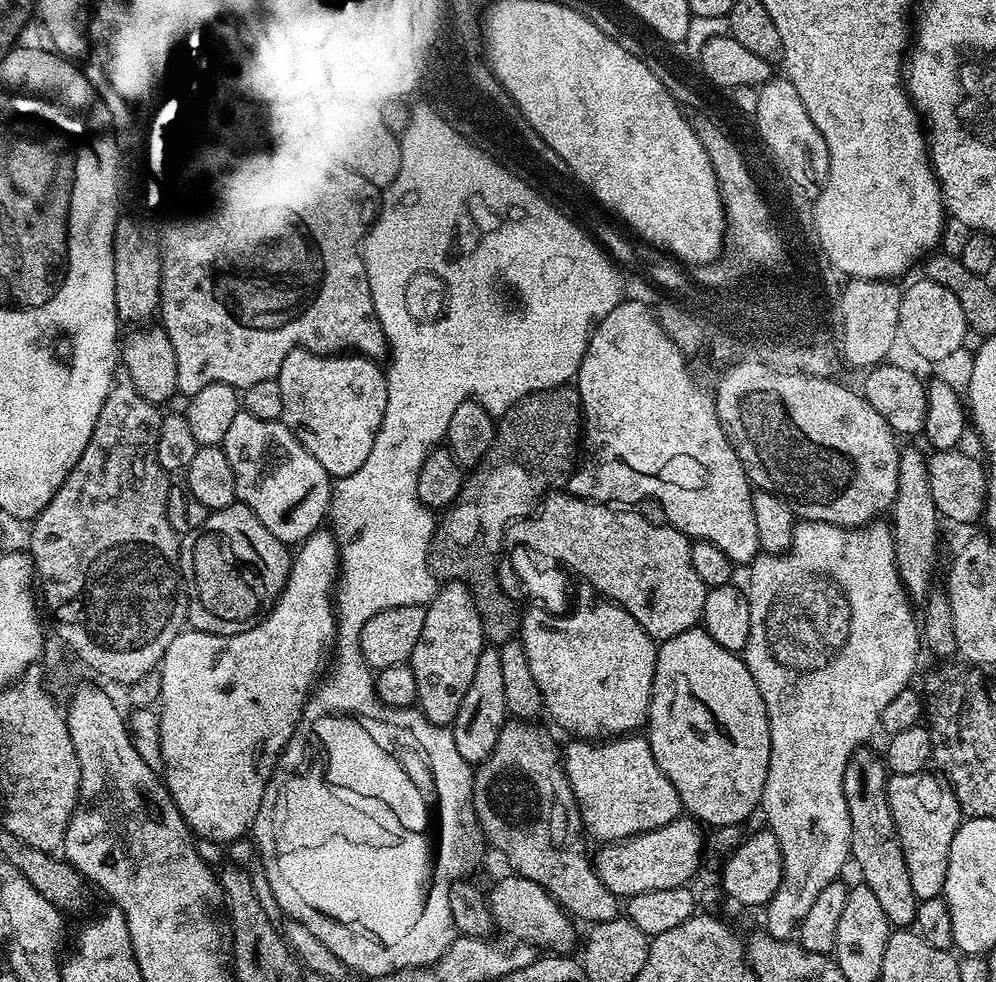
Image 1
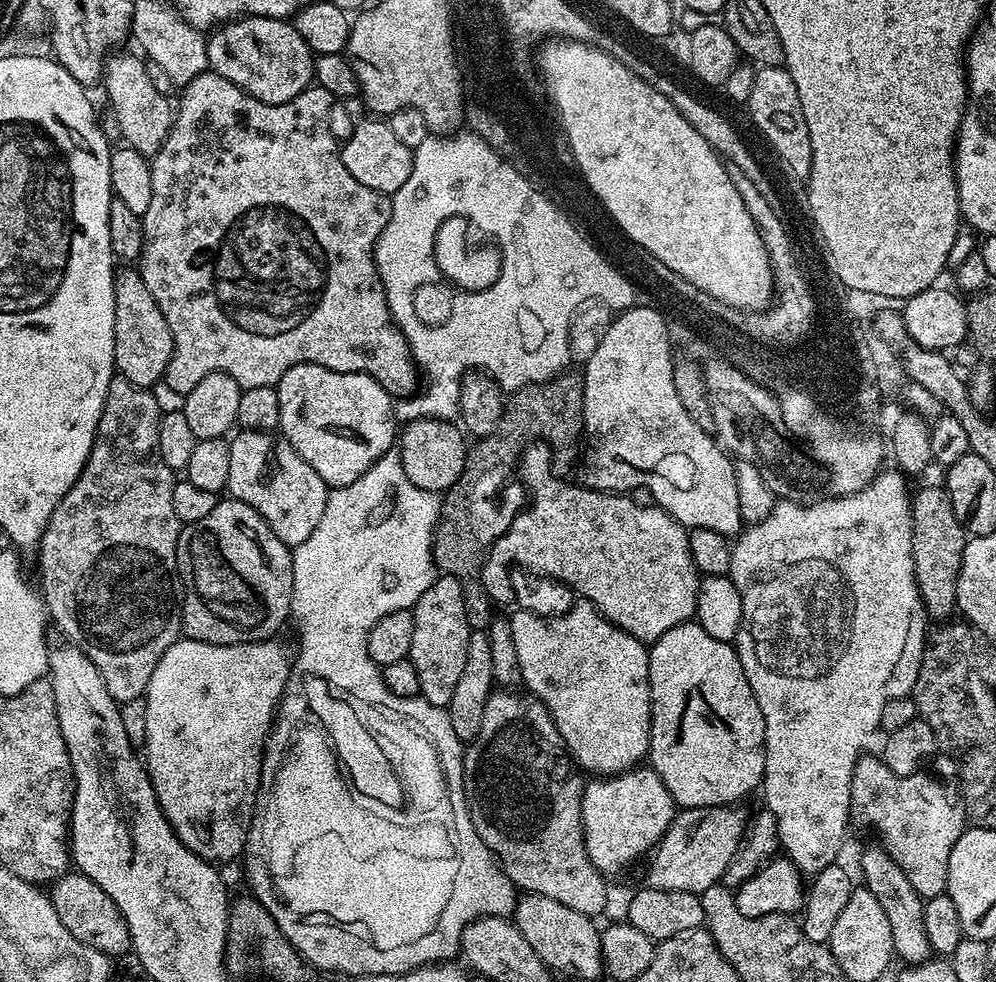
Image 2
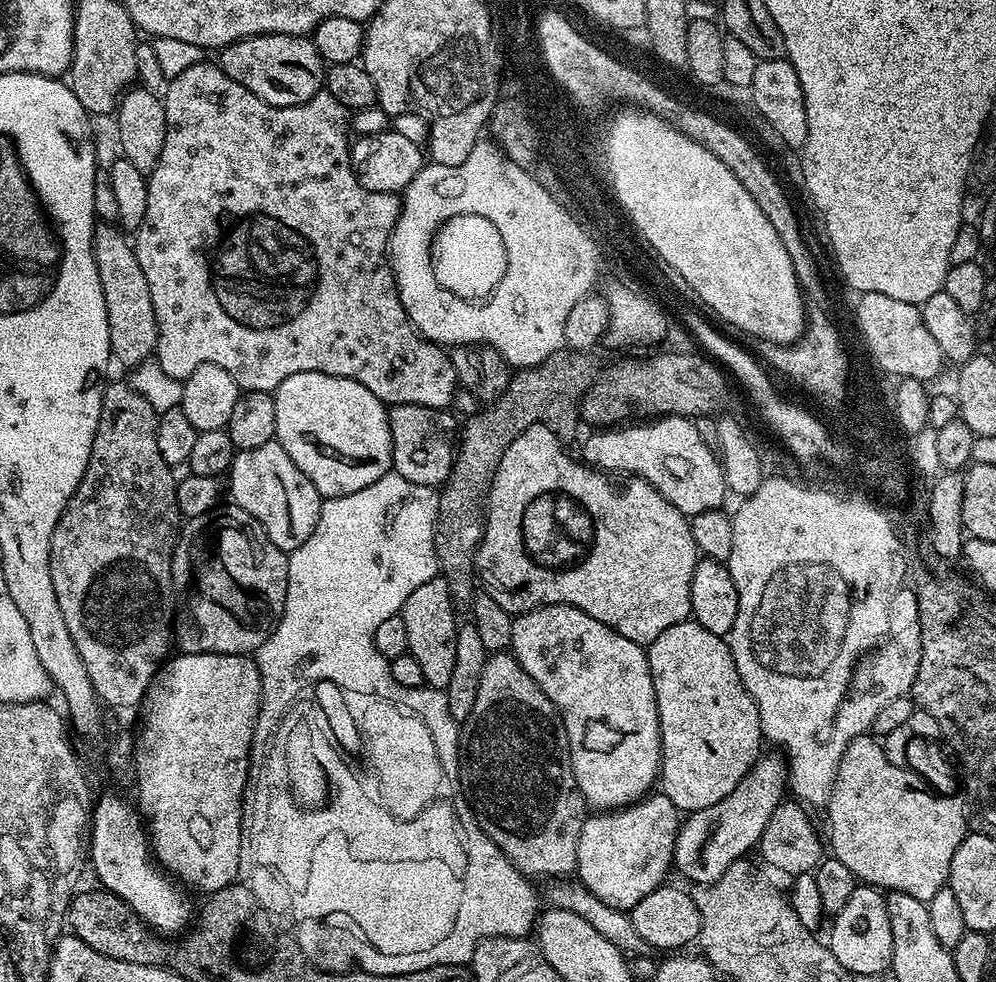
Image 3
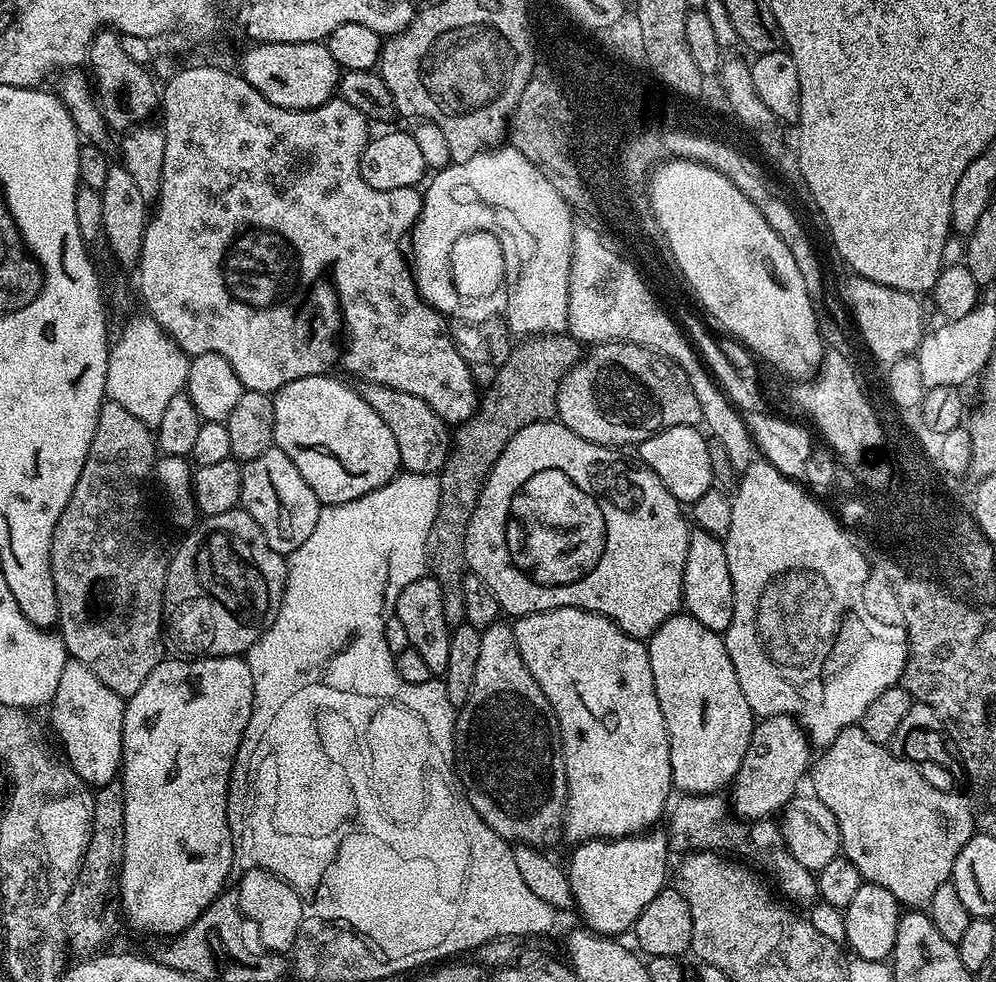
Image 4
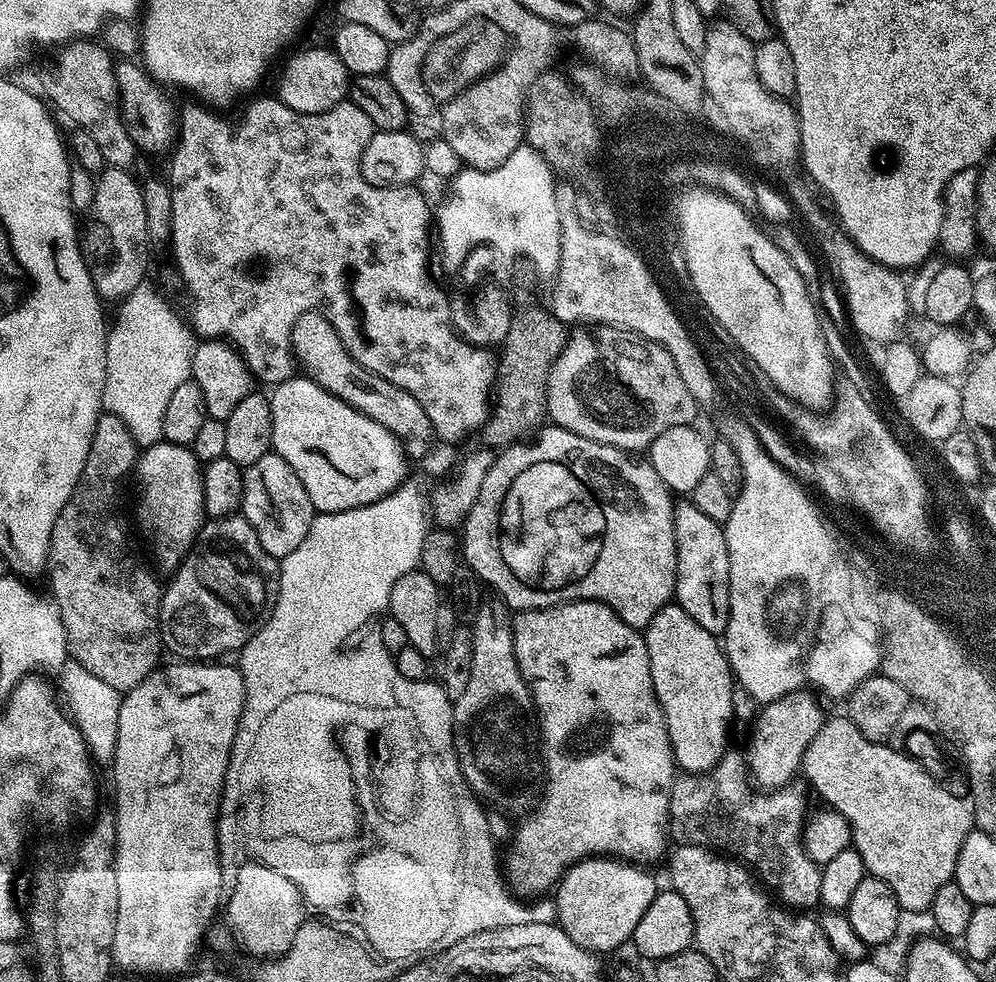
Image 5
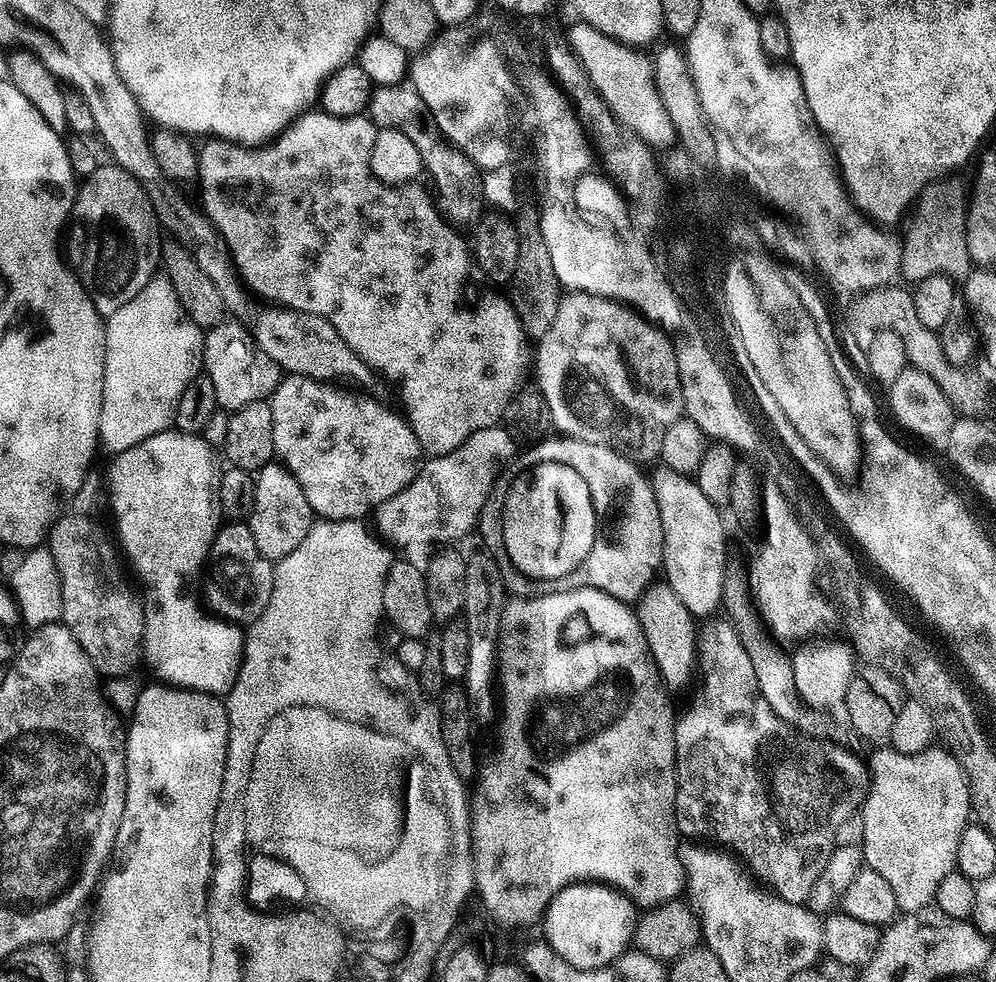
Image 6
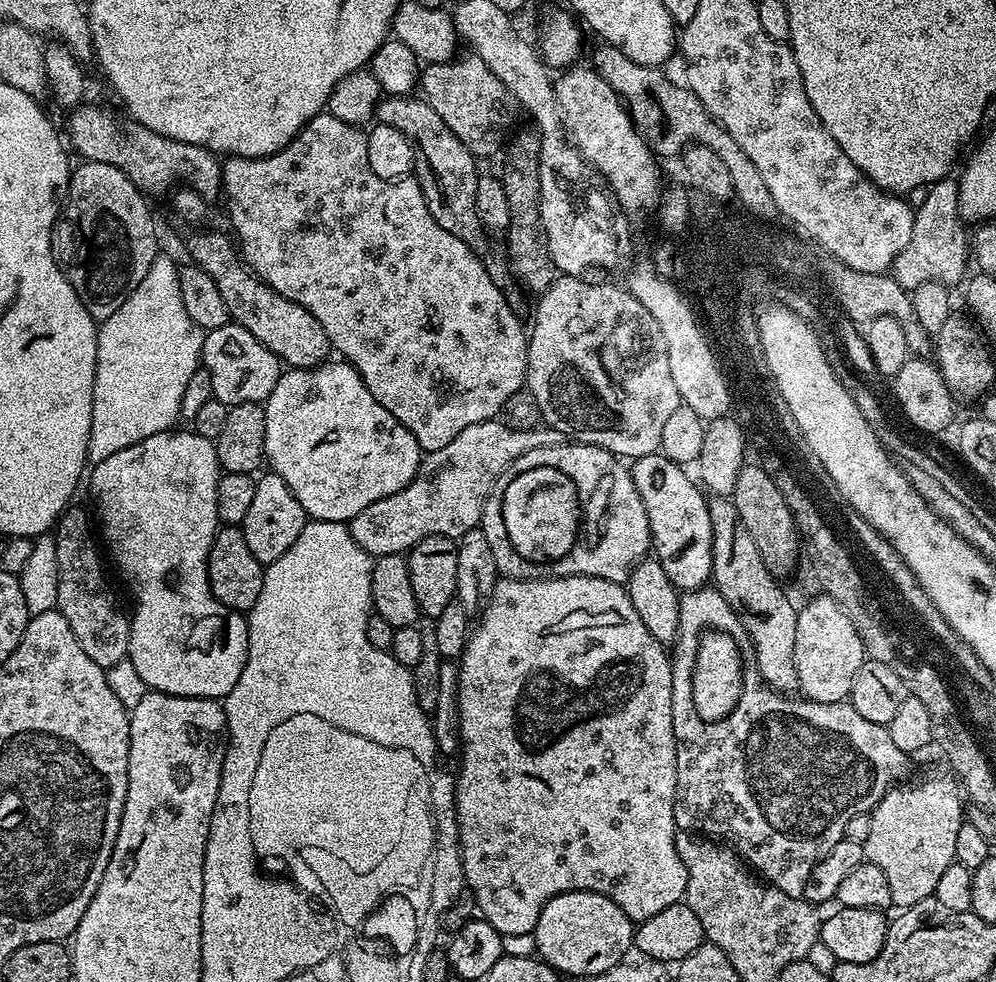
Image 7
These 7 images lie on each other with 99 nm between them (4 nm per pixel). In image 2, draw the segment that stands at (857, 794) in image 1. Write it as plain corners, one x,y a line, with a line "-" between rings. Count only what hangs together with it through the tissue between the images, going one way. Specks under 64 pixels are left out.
873,842
860,856
860,872
864,875
863,887
874,894
874,898
882,905
886,918
890,921
890,938
894,938
893,953
904,959
905,965
921,964
929,959
932,947
926,942
926,925
922,923
922,910
924,909
924,897
910,886
910,878
902,874
902,866
890,858
890,854
879,843

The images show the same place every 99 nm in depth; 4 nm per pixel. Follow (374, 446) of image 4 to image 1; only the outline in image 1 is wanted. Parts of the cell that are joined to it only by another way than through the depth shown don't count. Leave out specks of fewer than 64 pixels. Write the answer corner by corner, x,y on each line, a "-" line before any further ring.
296,348
282,362
280,419
333,478
354,474
370,455
370,446
386,414
388,382
377,361
359,354
319,356

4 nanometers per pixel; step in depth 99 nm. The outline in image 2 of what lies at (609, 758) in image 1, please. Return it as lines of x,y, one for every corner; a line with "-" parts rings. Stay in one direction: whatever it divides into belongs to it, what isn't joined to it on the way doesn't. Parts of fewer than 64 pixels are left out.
651,770
640,771
619,772
611,778
592,778
584,785
582,814
586,854
590,854
590,862
594,862
606,878
626,871
635,860
643,861
660,843
678,811
670,790
666,790
658,774

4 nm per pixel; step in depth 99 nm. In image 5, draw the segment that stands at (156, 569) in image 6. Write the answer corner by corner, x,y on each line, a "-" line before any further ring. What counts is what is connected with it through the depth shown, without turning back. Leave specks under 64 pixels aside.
149,444
139,453
134,477
140,483
136,520
152,547
152,556
171,574
179,568
206,523
201,461
183,444

